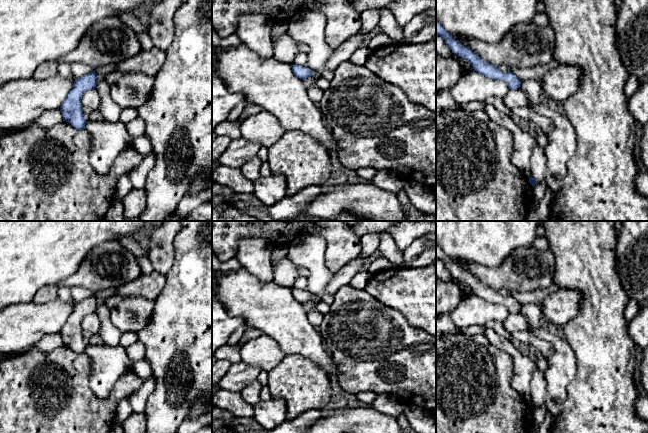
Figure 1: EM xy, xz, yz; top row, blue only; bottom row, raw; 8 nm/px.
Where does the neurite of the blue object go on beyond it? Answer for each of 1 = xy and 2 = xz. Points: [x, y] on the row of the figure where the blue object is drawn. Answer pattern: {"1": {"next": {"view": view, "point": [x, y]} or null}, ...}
{"1": {"next": null}, "2": {"next": null}}

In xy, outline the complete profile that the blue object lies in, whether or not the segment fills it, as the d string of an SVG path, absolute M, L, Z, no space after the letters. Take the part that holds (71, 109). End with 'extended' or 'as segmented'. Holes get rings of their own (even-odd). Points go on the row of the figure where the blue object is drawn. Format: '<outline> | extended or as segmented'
M95 70L87 75L75 79L70 92L60 107L63 121L68 122L77 130L85 129L86 118L82 111L81 97L84 92L95 89L97 74Z | as segmented

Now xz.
M291 65L294 75L302 80L312 76L313 70L303 66Z | as segmented

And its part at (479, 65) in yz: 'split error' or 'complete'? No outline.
complete

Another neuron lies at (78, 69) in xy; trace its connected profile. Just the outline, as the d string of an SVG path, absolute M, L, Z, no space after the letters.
M74 62L70 65L74 79L80 78L84 75L90 74L94 71L92 67L79 62Z

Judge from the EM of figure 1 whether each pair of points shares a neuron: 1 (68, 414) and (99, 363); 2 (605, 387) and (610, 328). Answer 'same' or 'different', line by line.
1: different
2: same

